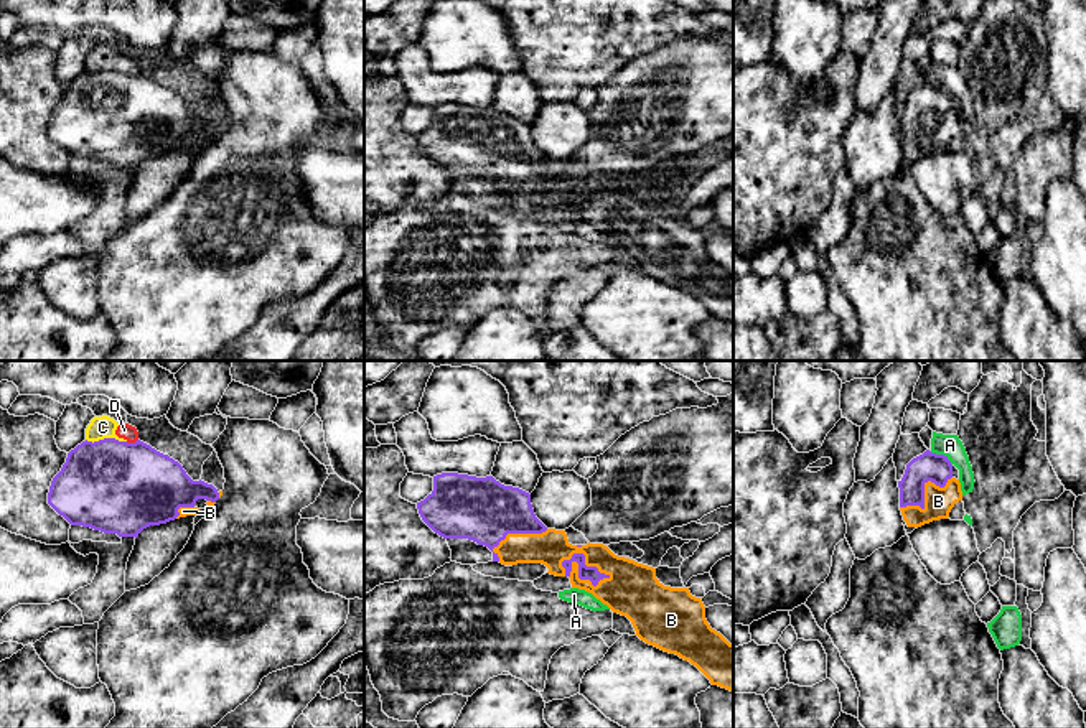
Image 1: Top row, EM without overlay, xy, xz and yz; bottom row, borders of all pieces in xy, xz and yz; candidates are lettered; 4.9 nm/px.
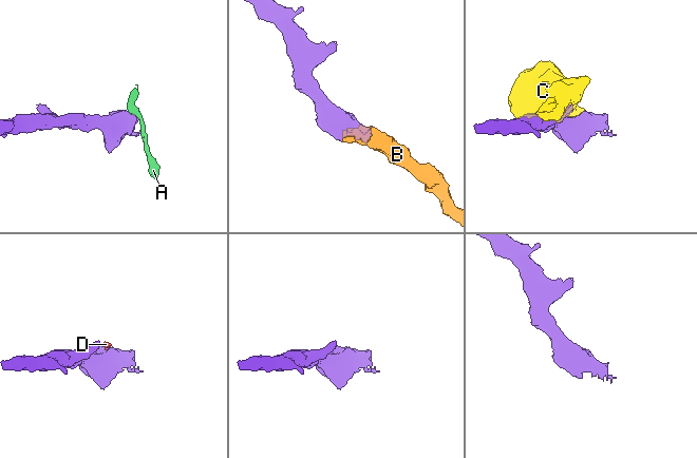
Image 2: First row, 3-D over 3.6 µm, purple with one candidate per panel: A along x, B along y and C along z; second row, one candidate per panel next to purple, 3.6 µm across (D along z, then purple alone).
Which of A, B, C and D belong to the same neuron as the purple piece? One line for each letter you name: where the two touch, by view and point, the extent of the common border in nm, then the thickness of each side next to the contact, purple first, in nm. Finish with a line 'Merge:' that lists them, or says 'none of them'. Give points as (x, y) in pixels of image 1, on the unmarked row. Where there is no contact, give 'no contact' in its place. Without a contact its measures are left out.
B: contact xz (584, 191); length 260 nm; calibres 70 and 200 nm
Merge: B

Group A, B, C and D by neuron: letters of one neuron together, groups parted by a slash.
A / B / C D

